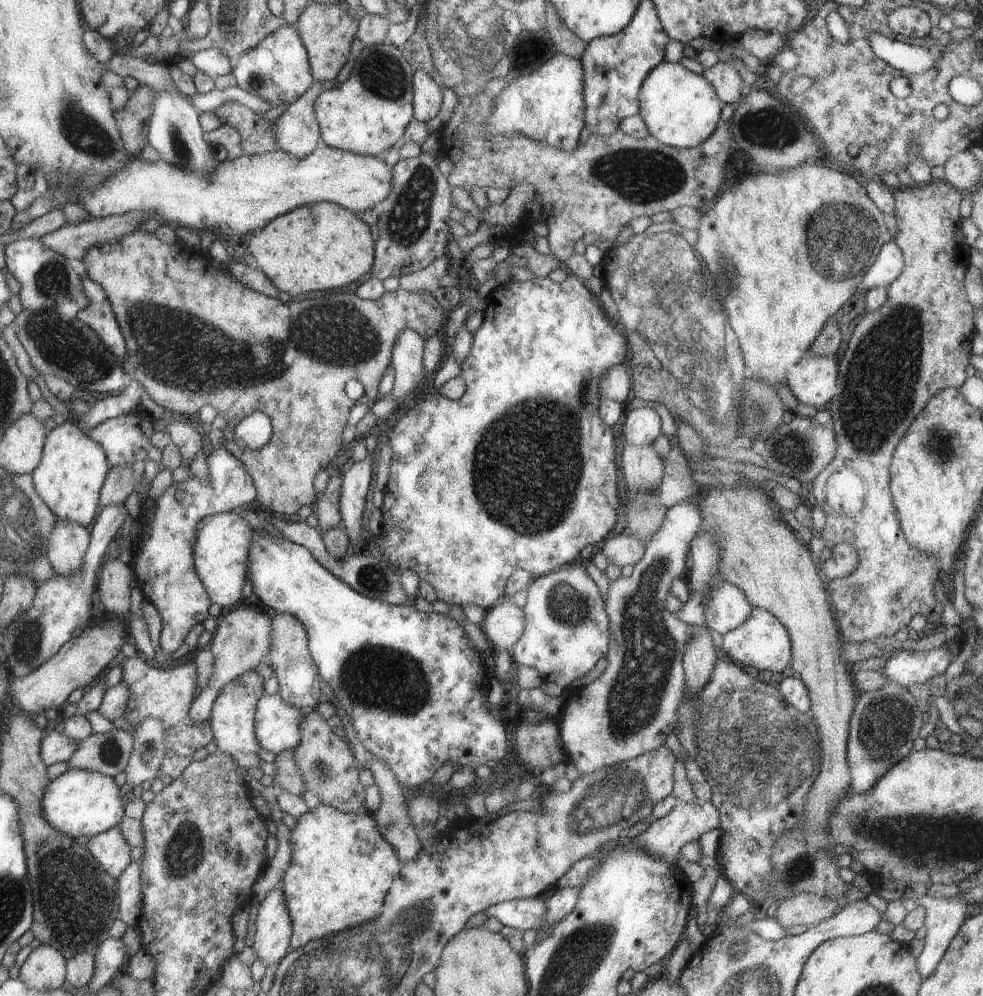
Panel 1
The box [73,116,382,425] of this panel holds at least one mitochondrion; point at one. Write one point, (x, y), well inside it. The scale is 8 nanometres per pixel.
(180, 149)

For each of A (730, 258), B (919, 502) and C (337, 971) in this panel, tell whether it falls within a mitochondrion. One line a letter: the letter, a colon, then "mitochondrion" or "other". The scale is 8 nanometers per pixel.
A: mitochondrion
B: other
C: mitochondrion

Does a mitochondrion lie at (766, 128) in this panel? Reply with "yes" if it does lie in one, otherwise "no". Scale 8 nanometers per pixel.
yes

